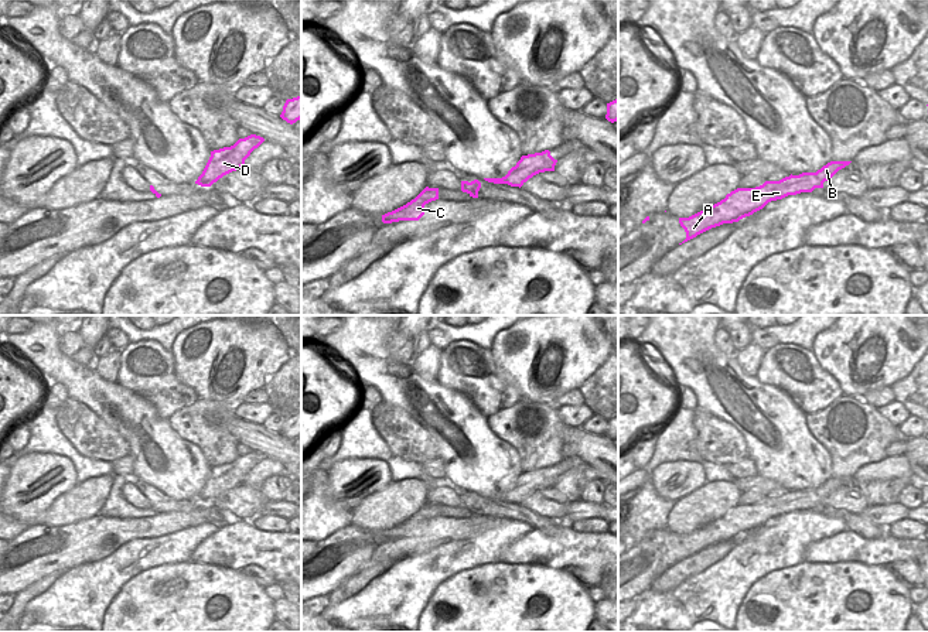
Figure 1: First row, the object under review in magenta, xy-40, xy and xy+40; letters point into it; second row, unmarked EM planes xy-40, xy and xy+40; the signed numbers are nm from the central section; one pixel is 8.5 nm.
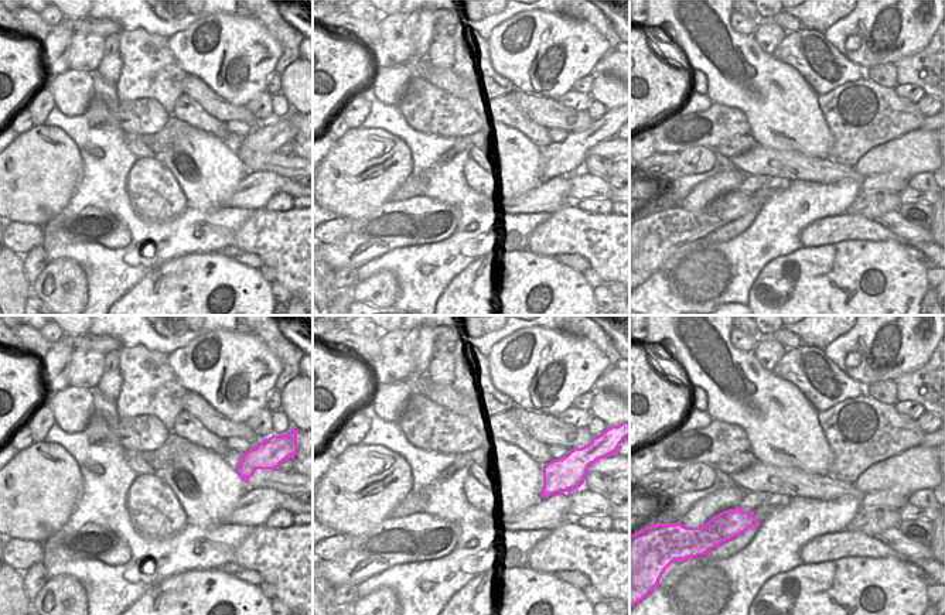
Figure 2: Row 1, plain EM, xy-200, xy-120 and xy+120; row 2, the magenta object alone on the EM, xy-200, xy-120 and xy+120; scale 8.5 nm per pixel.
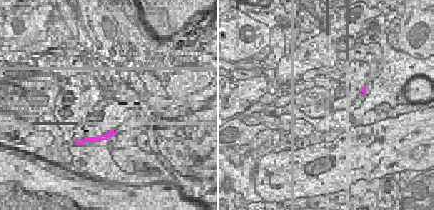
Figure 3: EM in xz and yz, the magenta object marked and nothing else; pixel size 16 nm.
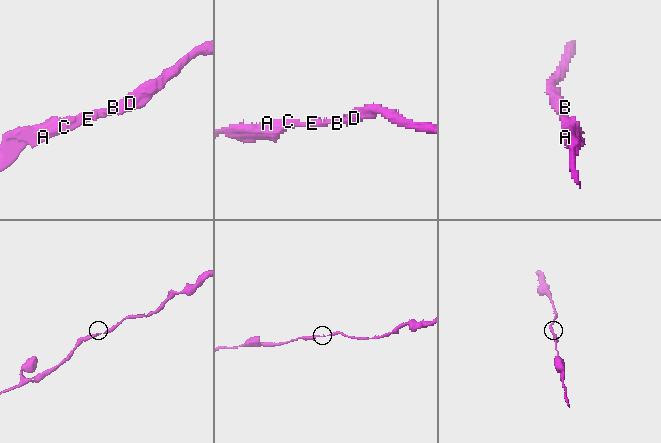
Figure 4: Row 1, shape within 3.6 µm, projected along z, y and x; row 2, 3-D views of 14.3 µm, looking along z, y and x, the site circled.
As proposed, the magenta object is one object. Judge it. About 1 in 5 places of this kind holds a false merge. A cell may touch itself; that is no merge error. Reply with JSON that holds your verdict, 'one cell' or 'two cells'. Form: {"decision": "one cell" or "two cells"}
{"decision": "one cell"}

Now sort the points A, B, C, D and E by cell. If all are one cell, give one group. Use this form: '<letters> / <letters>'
A B C D E

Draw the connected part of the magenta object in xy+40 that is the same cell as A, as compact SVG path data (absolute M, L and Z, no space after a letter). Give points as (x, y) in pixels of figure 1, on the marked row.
M830 161L816 172L791 174L779 181L765 181L755 188L737 188L727 194L720 202L689 218L679 218L679 223L686 232L686 239L682 243L712 228L738 222L762 209L771 201L801 192L812 192L815 188L823 188L825 181L830 180L839 170L850 163L852 161Z

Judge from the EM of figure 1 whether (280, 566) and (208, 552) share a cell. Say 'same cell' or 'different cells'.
same cell

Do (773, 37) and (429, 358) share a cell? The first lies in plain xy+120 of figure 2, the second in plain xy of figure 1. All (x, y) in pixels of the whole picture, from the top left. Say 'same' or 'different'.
same

